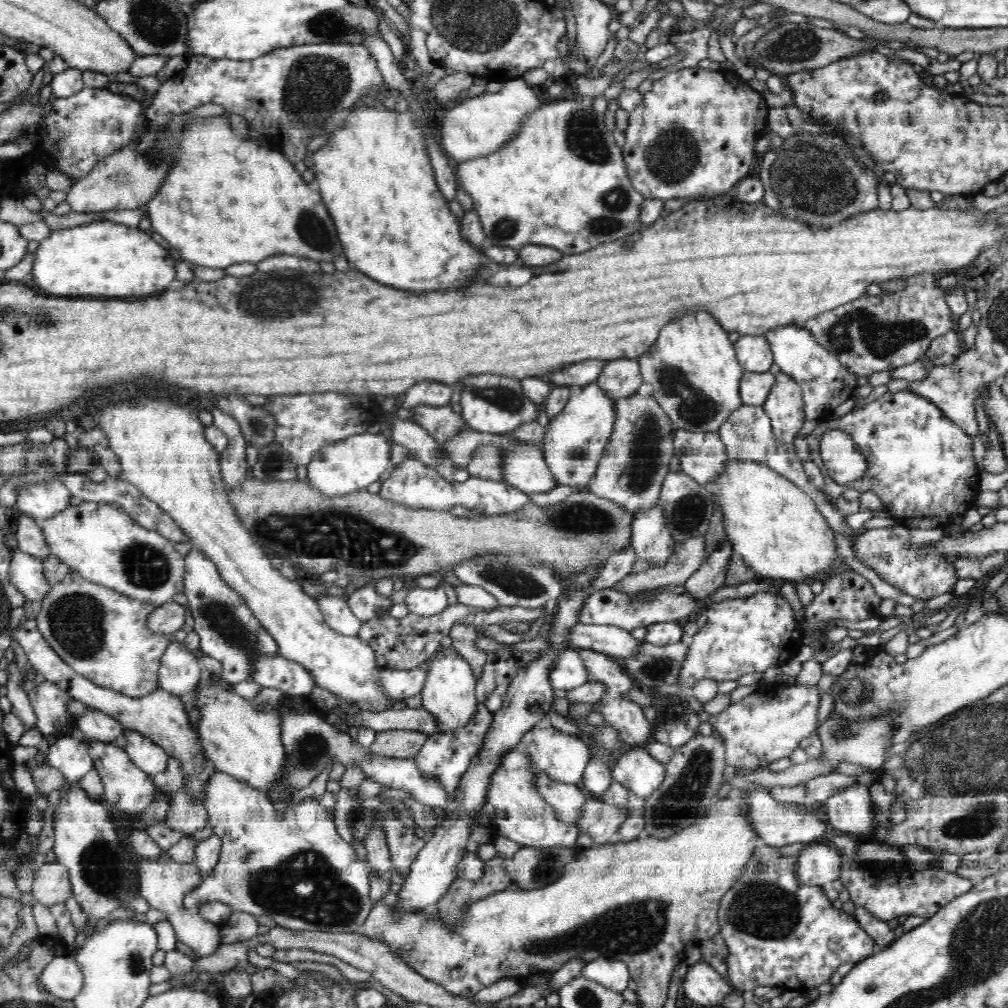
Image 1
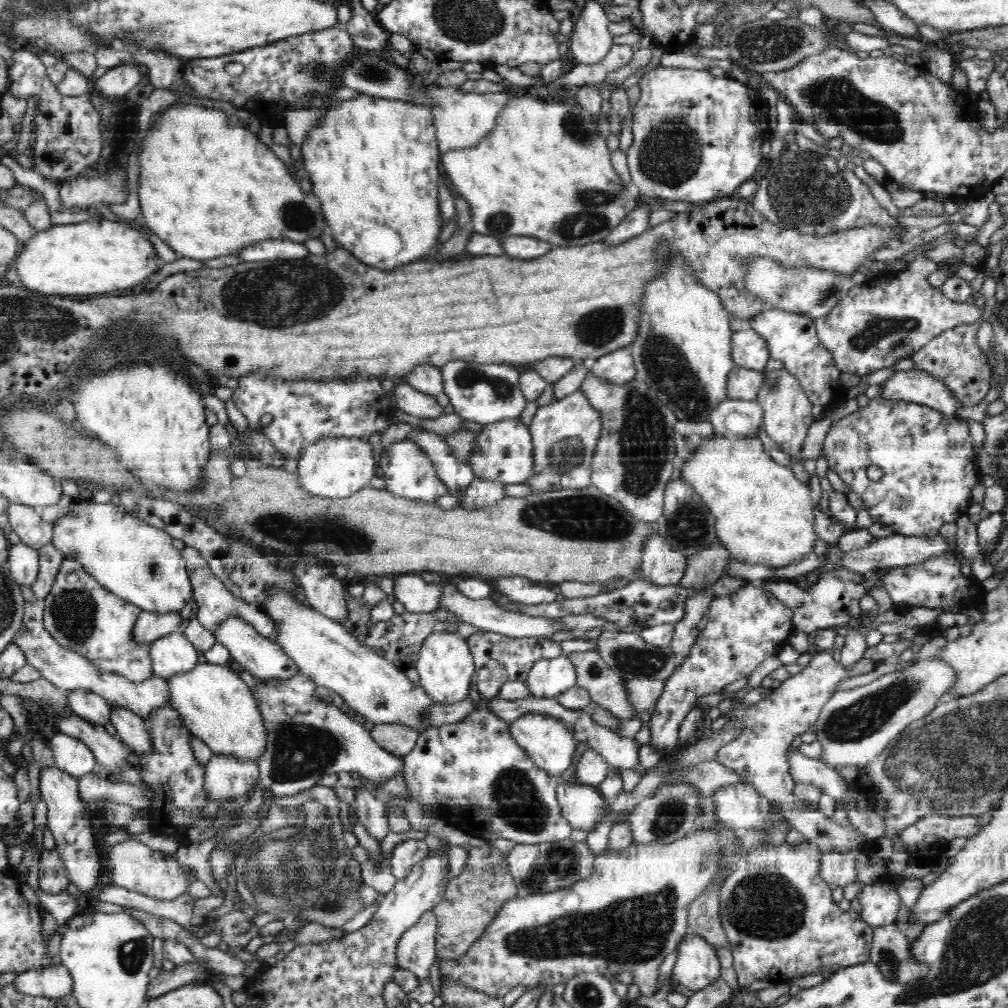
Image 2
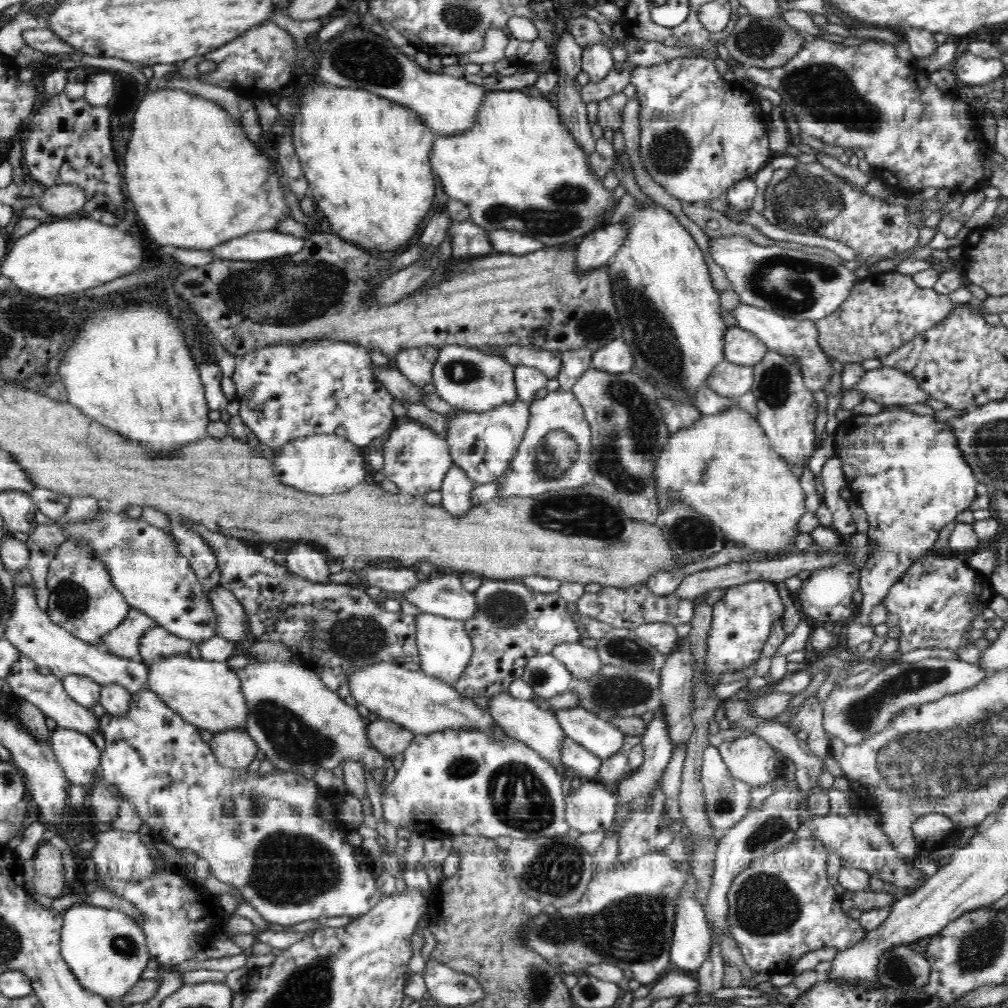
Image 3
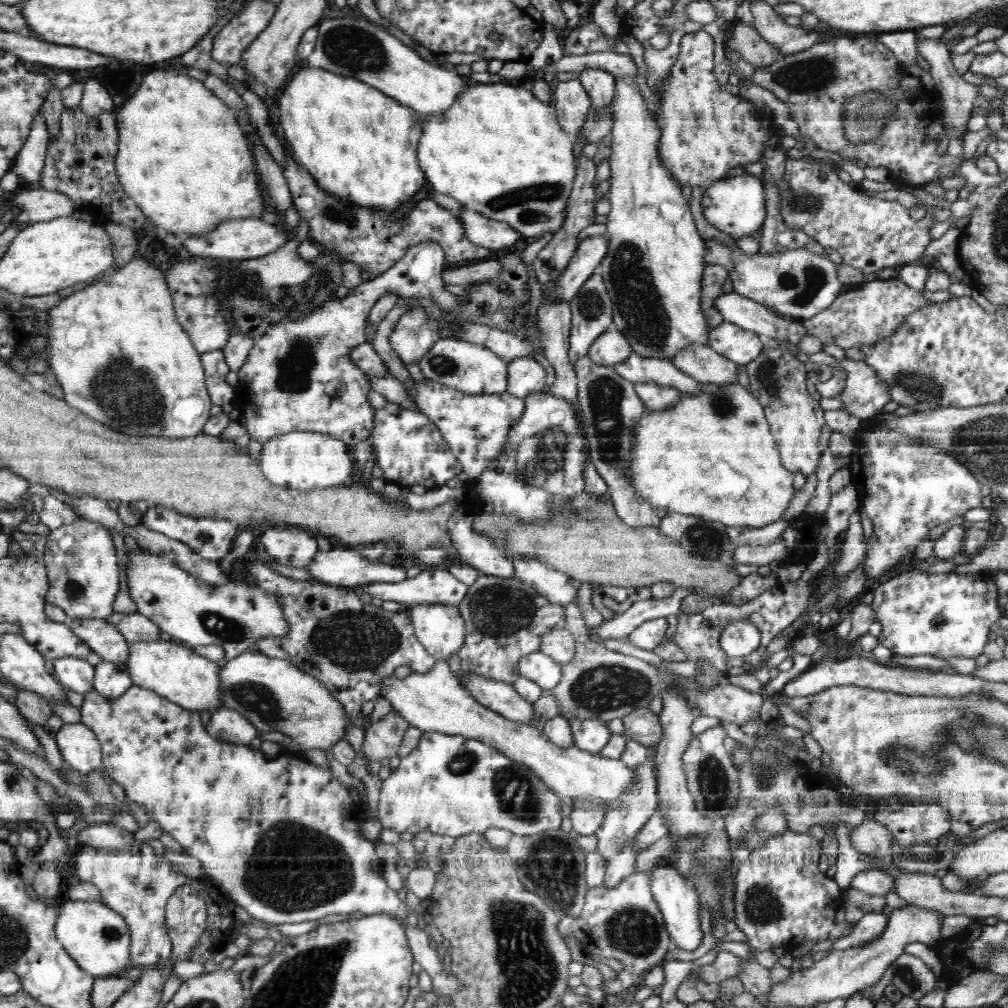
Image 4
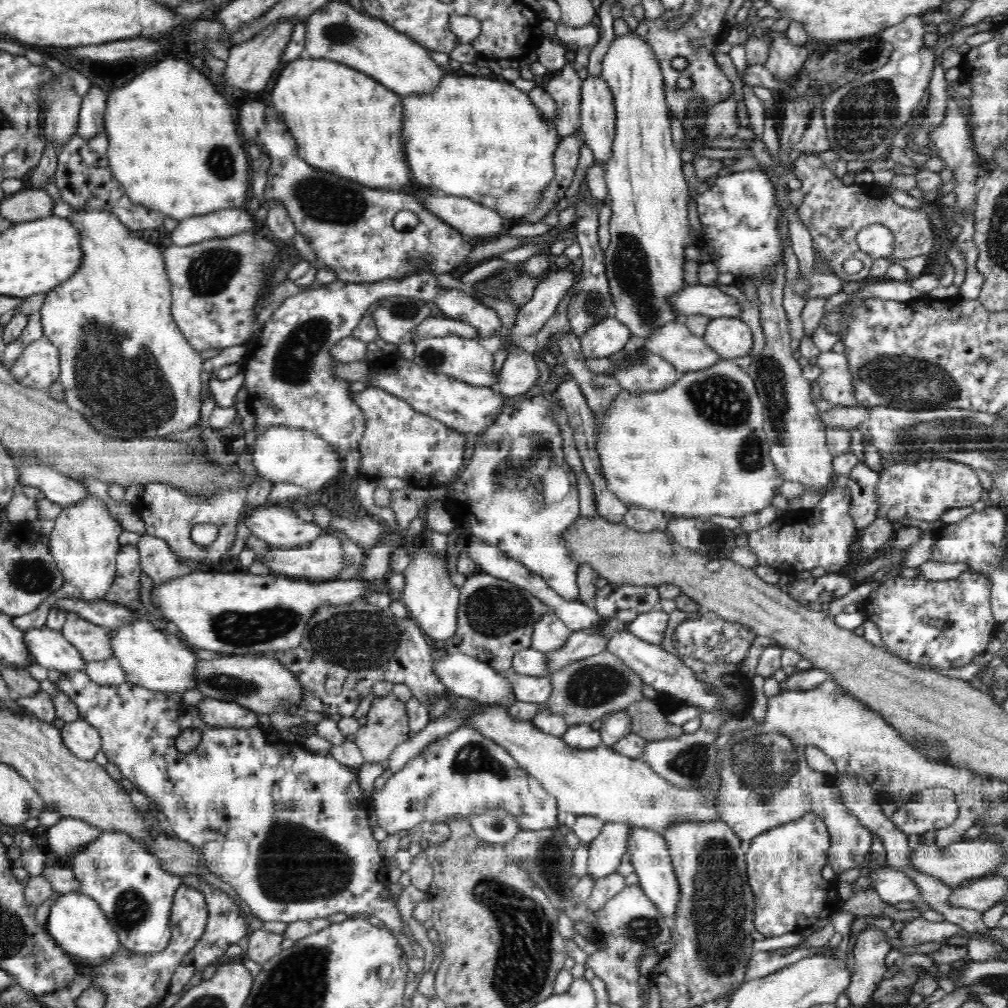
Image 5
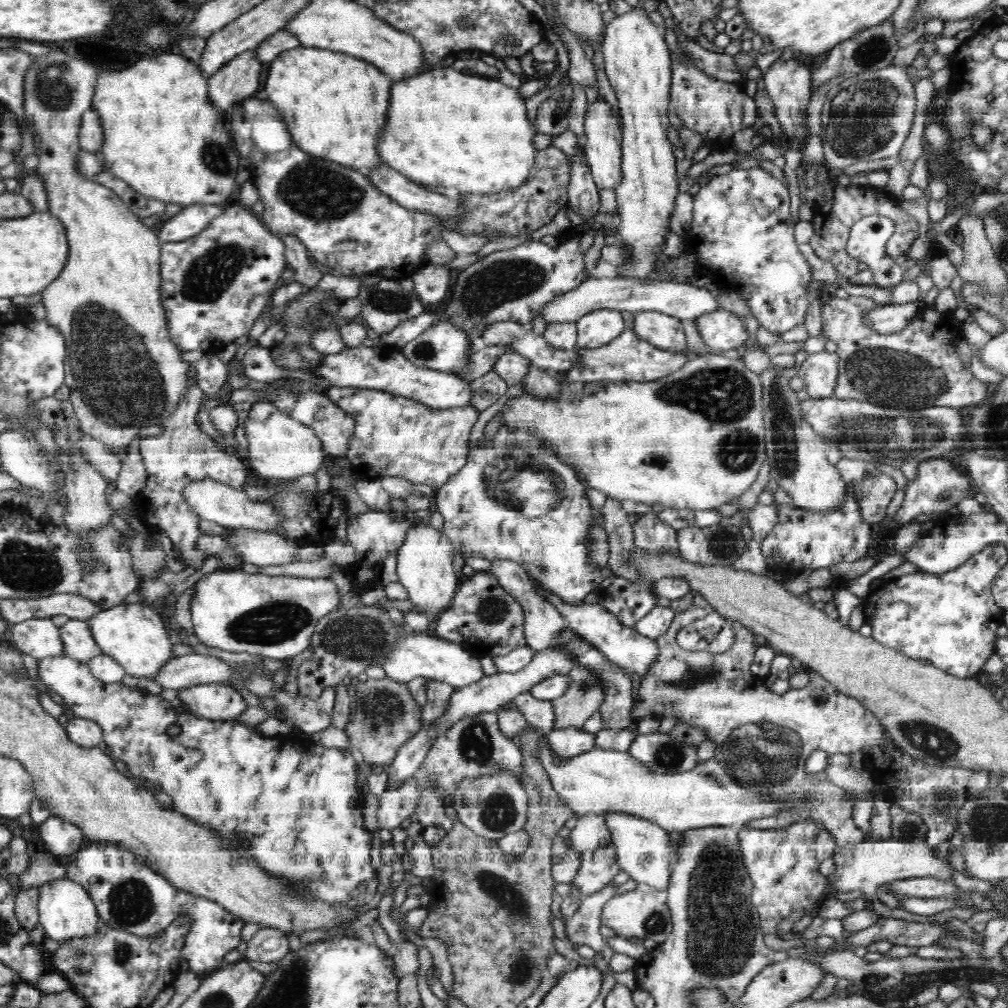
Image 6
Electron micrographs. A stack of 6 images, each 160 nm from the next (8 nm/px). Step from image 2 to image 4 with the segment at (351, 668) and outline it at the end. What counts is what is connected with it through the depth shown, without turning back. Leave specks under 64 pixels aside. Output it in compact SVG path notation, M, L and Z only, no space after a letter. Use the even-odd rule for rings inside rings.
M443 660L434 663L424 674L410 673L406 678L395 676L384 679L379 684L379 694L389 700L404 720L424 732L460 734L474 738L494 747L508 758L524 764L546 784L559 798L597 800L605 812L614 810L616 802L624 792L639 783L637 768L628 768L622 760L612 760L601 753L586 752L576 745L560 748L535 725L520 724L518 720L508 720L500 713L480 704L461 686L459 678L452 674L449 663Z

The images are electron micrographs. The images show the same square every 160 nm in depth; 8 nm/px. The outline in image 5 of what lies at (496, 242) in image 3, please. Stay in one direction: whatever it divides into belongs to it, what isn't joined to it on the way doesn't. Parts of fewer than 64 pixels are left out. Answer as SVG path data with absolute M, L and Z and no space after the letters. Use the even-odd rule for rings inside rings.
M418 191L415 192L415 194L416 197L420 199L420 203L422 203L428 211L449 225L452 225L456 230L459 230L469 242L474 240L490 240L490 238L494 238L494 236L498 238L509 225L498 212L488 206L482 206L470 198L444 194L434 196L429 192L418 193Z

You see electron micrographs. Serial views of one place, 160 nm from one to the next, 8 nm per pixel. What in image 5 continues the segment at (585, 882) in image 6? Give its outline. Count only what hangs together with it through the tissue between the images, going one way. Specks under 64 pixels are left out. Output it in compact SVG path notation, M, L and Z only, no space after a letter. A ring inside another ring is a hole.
M604 823L603 831L590 843L588 875L603 879L618 871L627 854L628 836L633 832L630 824Z

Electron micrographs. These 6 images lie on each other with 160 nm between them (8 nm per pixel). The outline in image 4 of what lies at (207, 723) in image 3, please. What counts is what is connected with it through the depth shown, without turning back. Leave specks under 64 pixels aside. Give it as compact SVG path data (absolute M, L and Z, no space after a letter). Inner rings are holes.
M137 641L129 644L127 670L134 685L153 690L182 708L194 712L213 712L220 703L220 664L196 654L178 641Z

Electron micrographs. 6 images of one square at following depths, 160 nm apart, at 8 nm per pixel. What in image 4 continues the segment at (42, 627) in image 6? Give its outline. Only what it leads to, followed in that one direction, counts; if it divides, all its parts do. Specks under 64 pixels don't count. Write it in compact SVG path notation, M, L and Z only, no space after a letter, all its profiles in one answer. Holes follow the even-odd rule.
M62 656L62 658L54 658L49 666L55 671L57 680L62 686L82 696L84 692L93 689L95 667L90 662L73 656Z

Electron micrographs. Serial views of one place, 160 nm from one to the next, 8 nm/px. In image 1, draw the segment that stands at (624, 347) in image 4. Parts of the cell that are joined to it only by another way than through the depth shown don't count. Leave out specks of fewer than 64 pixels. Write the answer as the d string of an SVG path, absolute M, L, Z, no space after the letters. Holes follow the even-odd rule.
M629 358L609 360L596 384L606 396L613 400L632 396L636 390L644 386L639 360L636 358L632 358L632 360Z

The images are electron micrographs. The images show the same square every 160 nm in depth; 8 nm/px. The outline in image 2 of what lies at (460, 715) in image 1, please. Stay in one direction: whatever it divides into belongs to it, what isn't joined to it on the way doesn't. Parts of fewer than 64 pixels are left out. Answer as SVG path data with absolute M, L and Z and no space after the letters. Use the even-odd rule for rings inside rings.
M458 631L430 633L421 646L415 668L420 677L421 687L426 689L428 696L435 700L435 704L456 704L469 696L475 662L470 645Z

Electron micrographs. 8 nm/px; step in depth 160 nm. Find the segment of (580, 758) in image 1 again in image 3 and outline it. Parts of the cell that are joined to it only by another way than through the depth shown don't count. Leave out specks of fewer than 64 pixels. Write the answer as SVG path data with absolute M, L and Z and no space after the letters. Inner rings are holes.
M508 692L494 693L493 696L488 697L488 710L503 734L523 742L546 762L557 767L563 762L560 746L562 746L565 732L556 715L546 708L543 699L537 695L536 697L538 700L532 701L516 698Z

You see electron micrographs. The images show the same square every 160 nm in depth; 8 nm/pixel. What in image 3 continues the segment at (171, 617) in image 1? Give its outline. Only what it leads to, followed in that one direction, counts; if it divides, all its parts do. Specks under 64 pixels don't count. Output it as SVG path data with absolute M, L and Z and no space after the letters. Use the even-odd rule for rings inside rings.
M130 608L124 622L118 628L112 629L112 632L106 632L101 637L102 648L119 657L138 661L140 660L140 636L144 636L148 628L158 626L159 624L150 616L140 610Z

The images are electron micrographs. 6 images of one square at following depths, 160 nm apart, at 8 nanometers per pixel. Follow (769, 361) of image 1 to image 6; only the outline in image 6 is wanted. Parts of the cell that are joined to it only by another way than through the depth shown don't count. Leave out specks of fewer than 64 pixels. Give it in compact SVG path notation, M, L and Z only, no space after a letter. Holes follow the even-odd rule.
M728 310L705 313L695 322L704 344L715 353L744 348L746 341L752 336L744 326L744 320Z

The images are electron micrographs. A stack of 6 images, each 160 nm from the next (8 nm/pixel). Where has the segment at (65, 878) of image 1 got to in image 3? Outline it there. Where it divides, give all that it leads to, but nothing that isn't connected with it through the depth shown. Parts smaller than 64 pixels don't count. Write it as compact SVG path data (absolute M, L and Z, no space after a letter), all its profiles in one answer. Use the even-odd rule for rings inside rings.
M44 842L38 848L33 860L35 890L53 899L60 897L66 883L60 850L49 842Z

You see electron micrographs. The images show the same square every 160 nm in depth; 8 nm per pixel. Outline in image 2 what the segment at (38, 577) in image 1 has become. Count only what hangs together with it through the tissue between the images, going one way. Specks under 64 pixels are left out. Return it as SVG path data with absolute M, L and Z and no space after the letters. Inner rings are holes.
M23 542L8 548L10 574L18 585L32 587L36 583L39 568L39 554L35 548Z

